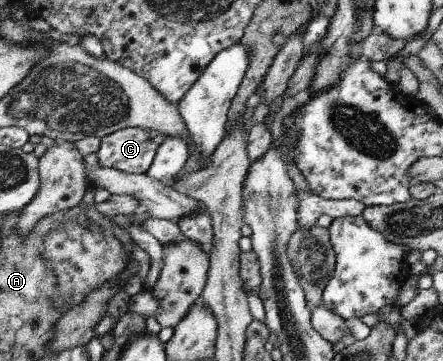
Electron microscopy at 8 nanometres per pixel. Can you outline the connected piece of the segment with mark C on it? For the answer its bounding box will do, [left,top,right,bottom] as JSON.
[96,130,164,174]

